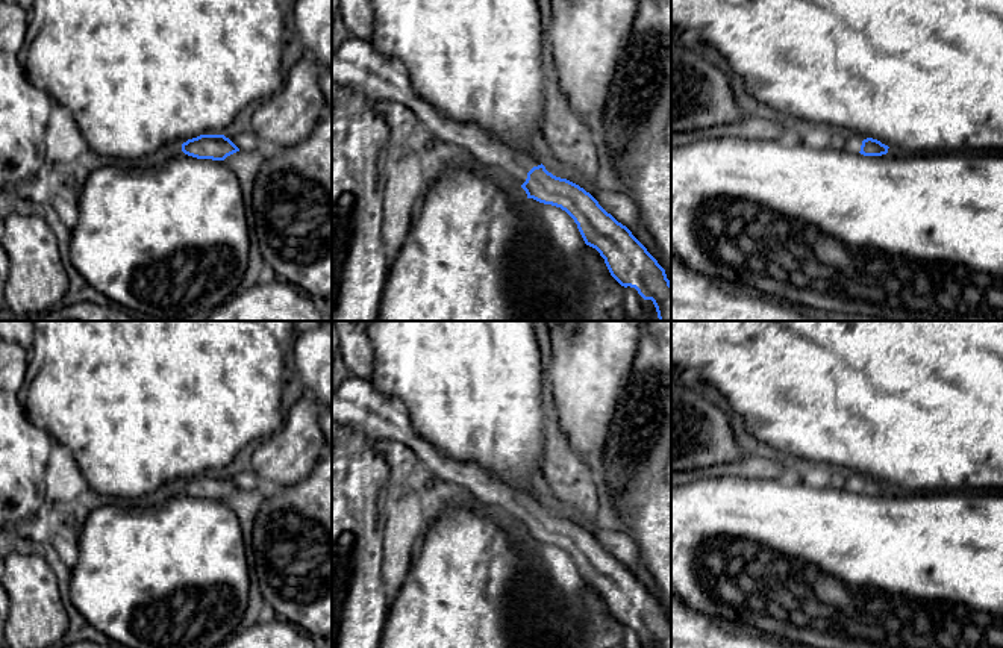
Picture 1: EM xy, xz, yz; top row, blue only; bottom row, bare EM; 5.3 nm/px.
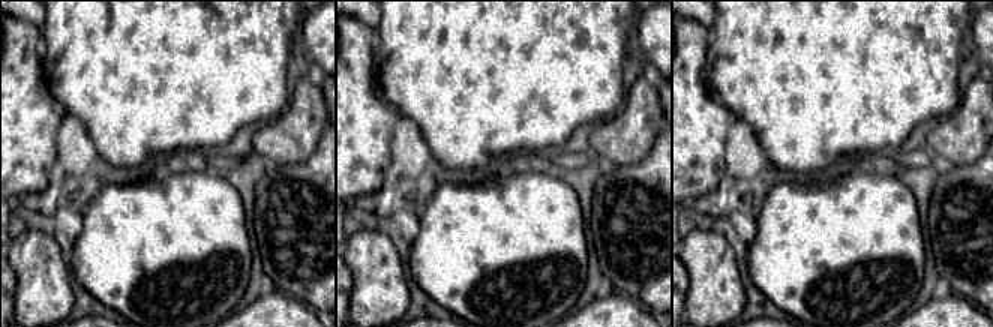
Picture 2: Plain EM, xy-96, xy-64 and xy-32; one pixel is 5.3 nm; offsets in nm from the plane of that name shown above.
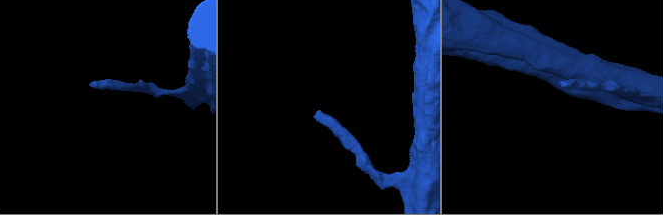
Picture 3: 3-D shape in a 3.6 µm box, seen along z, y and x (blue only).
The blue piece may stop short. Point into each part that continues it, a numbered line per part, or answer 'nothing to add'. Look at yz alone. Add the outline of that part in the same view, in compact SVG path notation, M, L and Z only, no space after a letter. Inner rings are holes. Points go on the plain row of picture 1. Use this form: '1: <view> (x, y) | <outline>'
1: yz (852, 482) | M842 472L841 484L844 489L847 489L850 492L859 492L864 478L867 478L867 477L858 474L858 472Z

